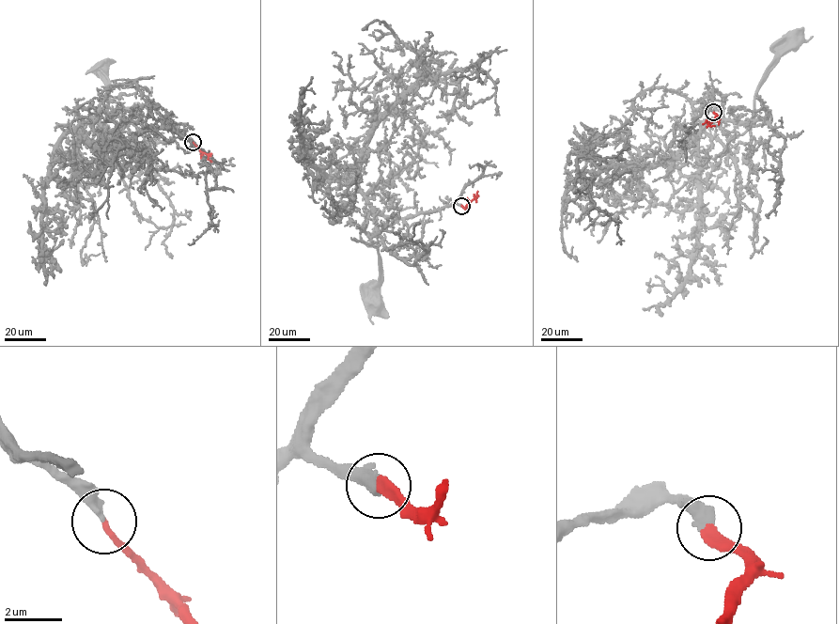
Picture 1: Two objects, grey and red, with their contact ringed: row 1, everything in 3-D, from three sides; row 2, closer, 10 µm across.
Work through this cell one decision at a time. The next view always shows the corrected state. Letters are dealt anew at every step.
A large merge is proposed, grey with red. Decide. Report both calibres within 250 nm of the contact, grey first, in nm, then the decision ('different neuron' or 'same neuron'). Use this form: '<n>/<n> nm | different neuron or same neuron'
400/280 nm | same neuron

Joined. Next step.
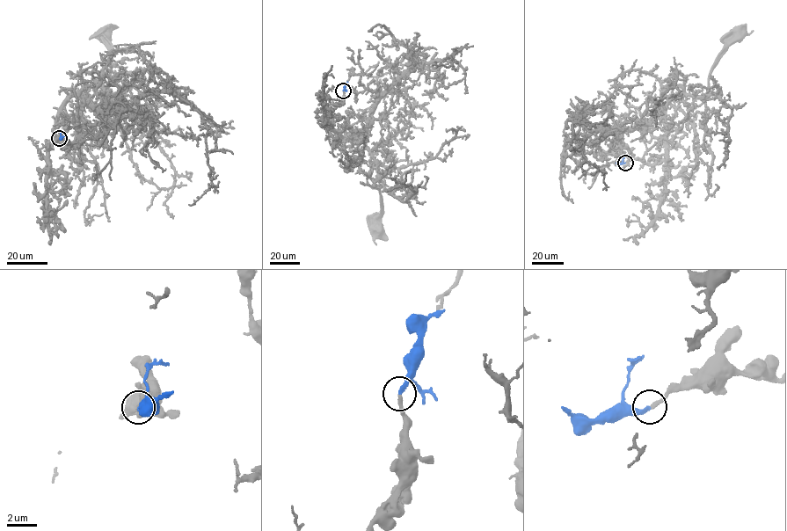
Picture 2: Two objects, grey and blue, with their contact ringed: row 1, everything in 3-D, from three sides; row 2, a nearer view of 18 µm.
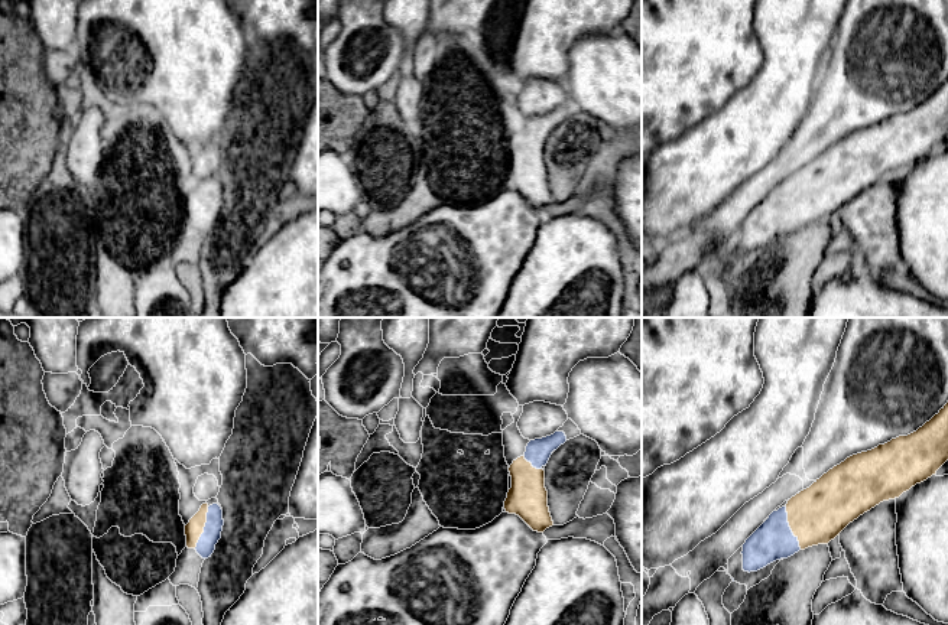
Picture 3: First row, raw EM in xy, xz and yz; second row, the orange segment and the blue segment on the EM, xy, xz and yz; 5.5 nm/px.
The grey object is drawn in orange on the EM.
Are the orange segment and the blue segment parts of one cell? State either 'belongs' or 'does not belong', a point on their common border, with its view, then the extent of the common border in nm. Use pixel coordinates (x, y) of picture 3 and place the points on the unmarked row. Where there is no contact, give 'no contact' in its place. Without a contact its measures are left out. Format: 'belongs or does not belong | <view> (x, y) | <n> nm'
belongs | yz (791, 205) | 260 nm

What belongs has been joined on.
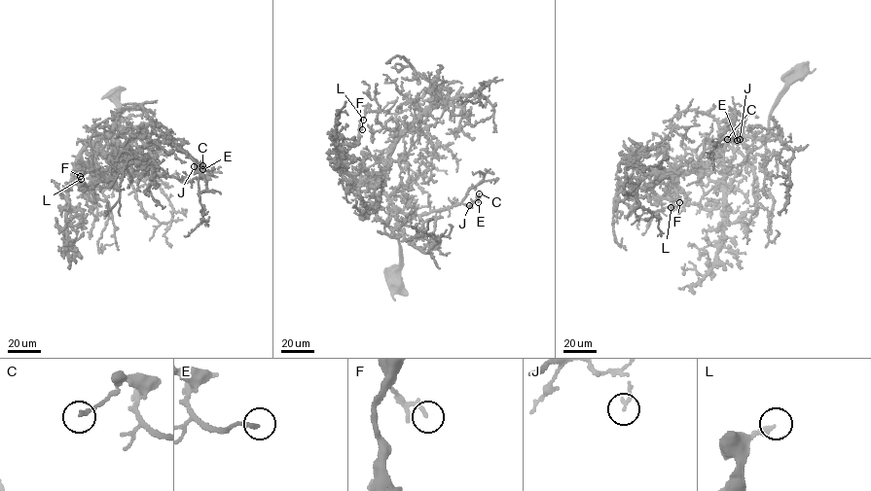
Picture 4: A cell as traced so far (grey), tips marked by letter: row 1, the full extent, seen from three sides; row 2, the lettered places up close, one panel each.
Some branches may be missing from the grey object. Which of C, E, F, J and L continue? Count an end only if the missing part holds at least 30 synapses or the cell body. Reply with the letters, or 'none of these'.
none of these

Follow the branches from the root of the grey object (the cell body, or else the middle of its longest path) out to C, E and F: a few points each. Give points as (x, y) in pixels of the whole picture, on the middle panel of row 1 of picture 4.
C: (396, 283), (398, 241), (384, 227), (392, 210), (420, 215), (461, 203), (468, 206), (479, 193)
E: (396, 283), (398, 241), (384, 227), (394, 207), (420, 215), (461, 203), (468, 206), (476, 197), (478, 202)
F: (396, 283), (398, 241), (384, 227), (395, 207), (380, 186), (344, 166), (345, 152), (362, 129)

